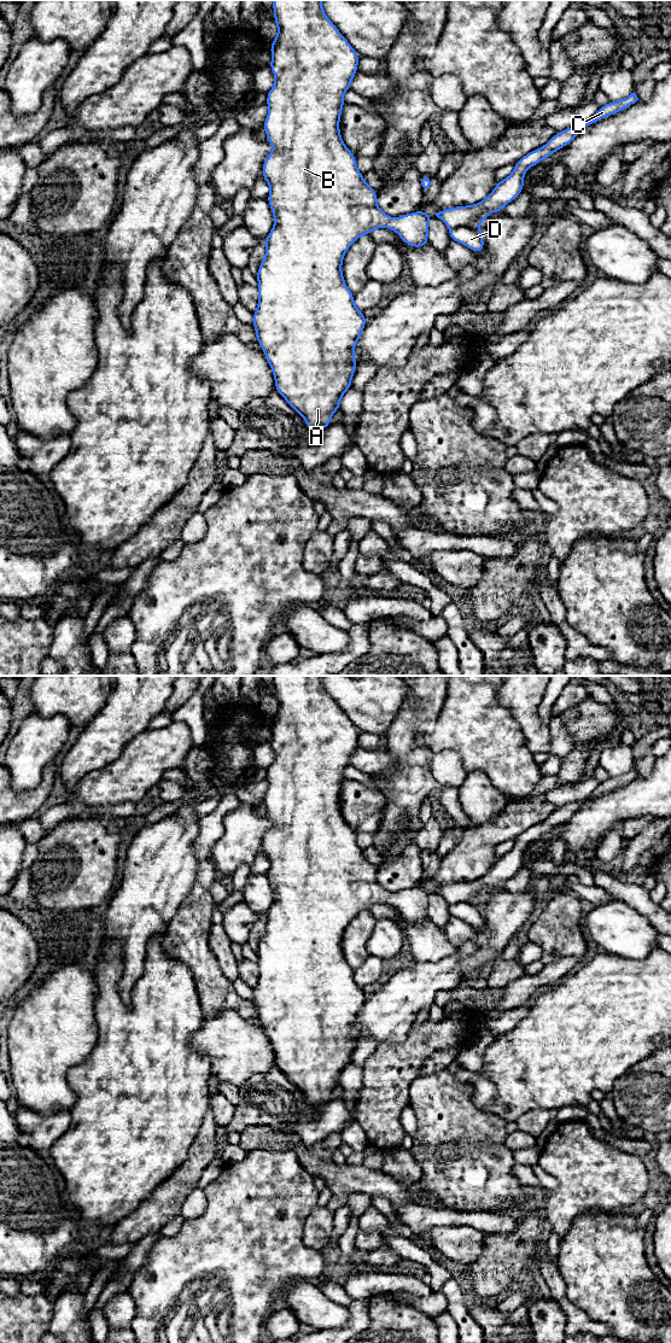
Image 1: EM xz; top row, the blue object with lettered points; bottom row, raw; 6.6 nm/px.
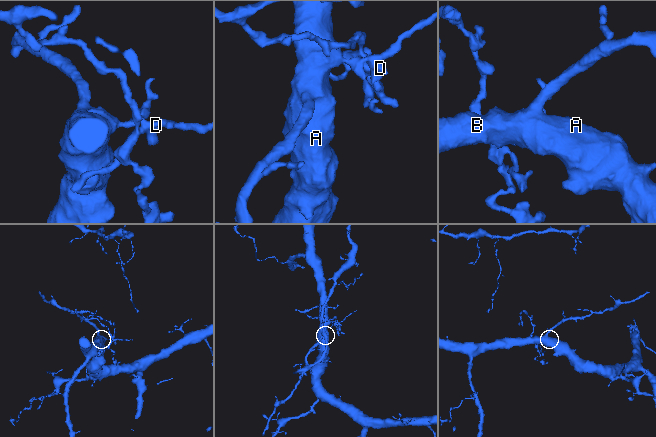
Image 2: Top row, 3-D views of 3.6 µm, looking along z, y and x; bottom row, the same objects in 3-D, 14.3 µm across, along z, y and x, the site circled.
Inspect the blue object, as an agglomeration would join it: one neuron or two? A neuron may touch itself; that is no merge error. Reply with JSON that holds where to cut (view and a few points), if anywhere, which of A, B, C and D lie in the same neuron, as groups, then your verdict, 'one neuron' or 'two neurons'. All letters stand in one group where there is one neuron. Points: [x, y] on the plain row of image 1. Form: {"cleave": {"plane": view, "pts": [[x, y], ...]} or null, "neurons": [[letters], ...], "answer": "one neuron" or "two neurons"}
{"cleave": {"plane": "xz", "pts": [[473, 899], [449, 904]]}, "neurons": [["A", "B", "C"], ["D"]], "answer": "two neurons"}

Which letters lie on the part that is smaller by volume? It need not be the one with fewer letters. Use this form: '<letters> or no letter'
D

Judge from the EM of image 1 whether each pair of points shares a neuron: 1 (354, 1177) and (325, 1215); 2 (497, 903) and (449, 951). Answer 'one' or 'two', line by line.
1: two
2: two

